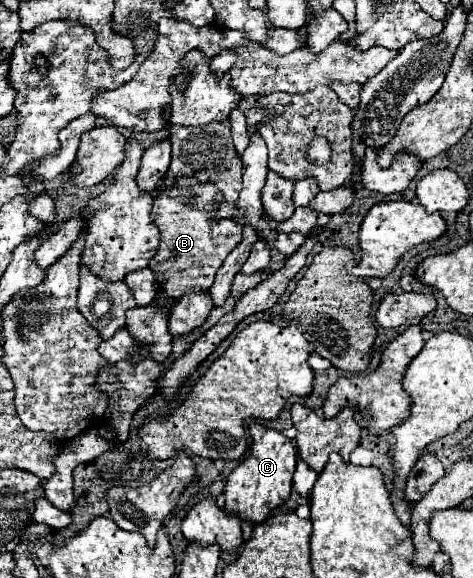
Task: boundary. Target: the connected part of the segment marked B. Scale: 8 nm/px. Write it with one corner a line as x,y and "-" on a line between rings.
180,176
172,188
162,188
154,196
152,220
160,232
160,246
150,260
158,284
168,296
178,300
190,290
208,290
220,262
240,242
242,226
232,218
218,218
218,202
222,194
216,184
200,182
196,176

